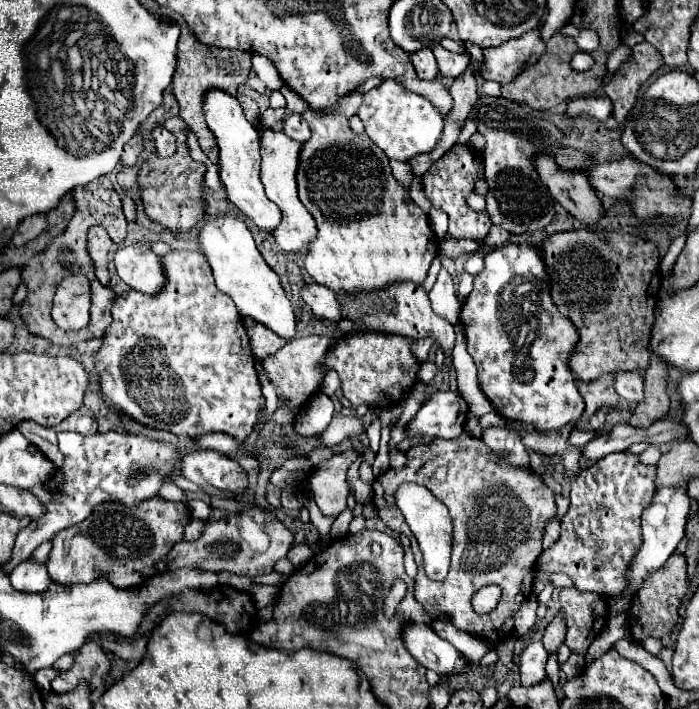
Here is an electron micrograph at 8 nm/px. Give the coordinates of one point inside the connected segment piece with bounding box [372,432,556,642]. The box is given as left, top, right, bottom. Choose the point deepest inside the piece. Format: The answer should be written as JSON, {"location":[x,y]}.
{"location":[499,511]}

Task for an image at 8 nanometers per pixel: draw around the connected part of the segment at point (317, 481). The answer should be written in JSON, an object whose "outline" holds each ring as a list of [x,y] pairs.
{"outline":[[[348,448],[344,452],[334,454],[328,460],[322,460],[312,472],[312,492],[316,496],[316,504],[324,514],[340,514],[346,508],[346,500],[350,496],[350,486],[346,480],[348,466],[360,458],[356,448]]]}

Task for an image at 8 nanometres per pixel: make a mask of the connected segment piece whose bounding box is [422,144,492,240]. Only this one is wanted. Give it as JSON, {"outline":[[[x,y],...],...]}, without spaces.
{"outline":[[[452,146],[448,150],[448,154],[444,154],[438,162],[432,164],[432,168],[424,174],[422,182],[424,182],[424,192],[426,198],[432,202],[434,208],[440,208],[448,214],[450,218],[450,230],[448,234],[452,238],[484,238],[490,232],[490,218],[486,212],[474,212],[466,206],[466,196],[470,192],[474,192],[474,182],[482,178],[482,162],[474,156],[474,152],[468,146]]]}

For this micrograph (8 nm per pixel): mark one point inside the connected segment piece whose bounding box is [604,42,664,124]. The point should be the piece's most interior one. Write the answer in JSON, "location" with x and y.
{"location":[623,89]}

